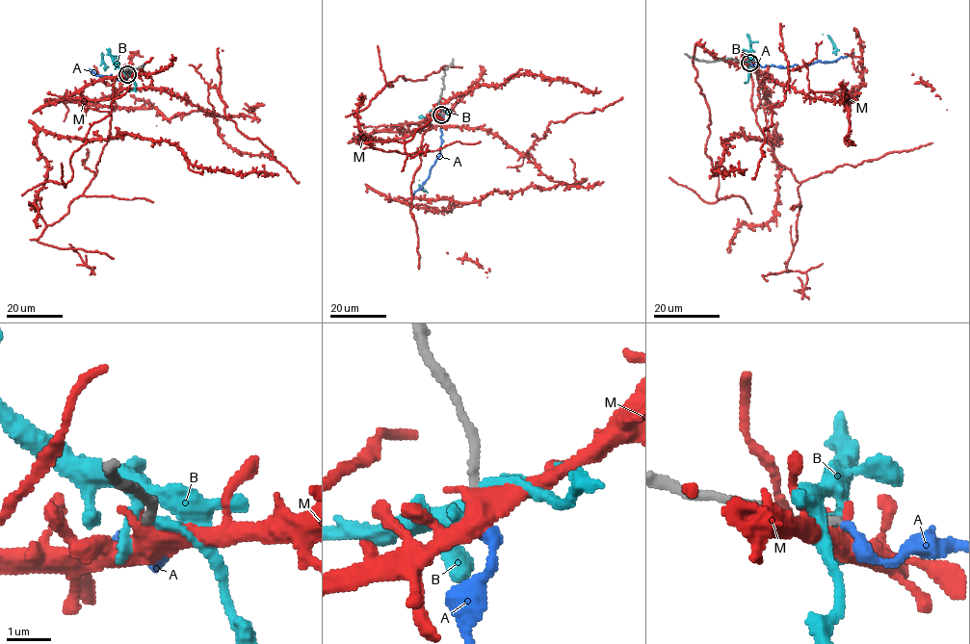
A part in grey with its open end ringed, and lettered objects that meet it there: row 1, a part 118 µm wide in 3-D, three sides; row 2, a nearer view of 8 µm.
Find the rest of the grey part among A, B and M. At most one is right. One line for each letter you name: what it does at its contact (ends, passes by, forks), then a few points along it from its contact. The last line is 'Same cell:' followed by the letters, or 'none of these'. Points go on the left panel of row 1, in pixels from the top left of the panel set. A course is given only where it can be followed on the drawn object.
A: it ends there
Same cell: A

